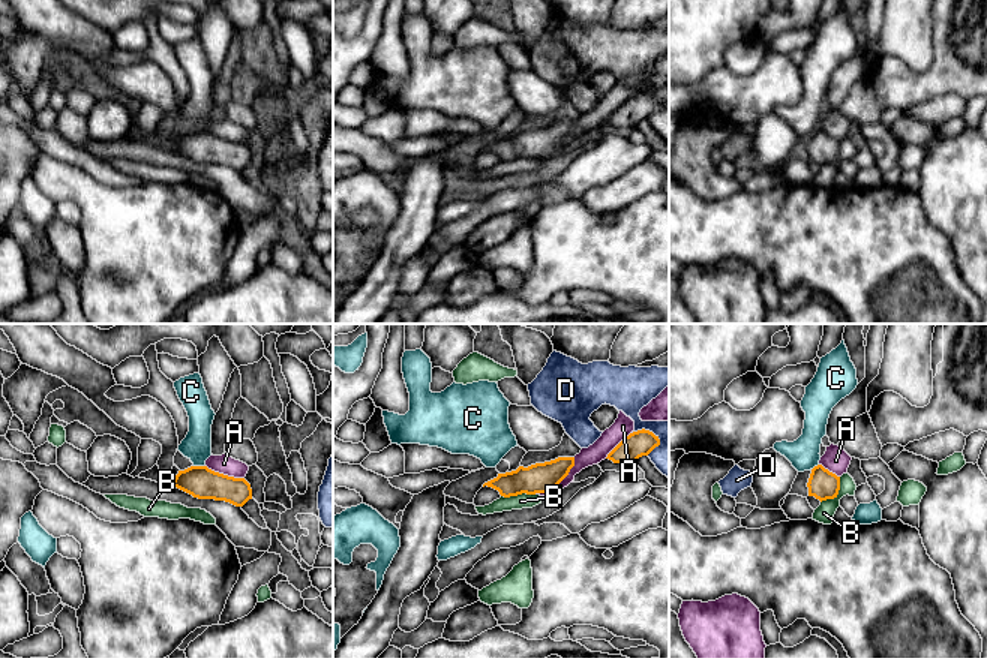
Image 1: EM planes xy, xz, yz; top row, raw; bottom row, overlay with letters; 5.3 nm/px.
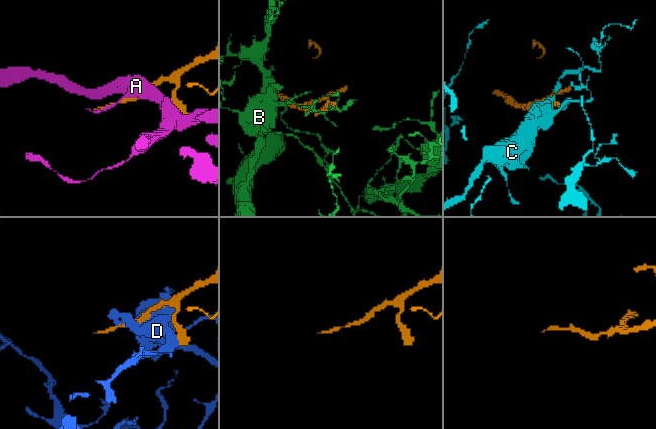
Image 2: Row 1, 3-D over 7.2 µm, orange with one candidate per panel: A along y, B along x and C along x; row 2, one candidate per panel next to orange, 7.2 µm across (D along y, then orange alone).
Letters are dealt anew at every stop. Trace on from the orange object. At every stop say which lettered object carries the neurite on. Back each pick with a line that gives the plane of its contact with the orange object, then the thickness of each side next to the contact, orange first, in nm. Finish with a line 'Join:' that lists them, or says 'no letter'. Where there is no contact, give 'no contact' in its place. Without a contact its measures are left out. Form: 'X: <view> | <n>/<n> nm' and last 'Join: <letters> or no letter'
Join: no letter

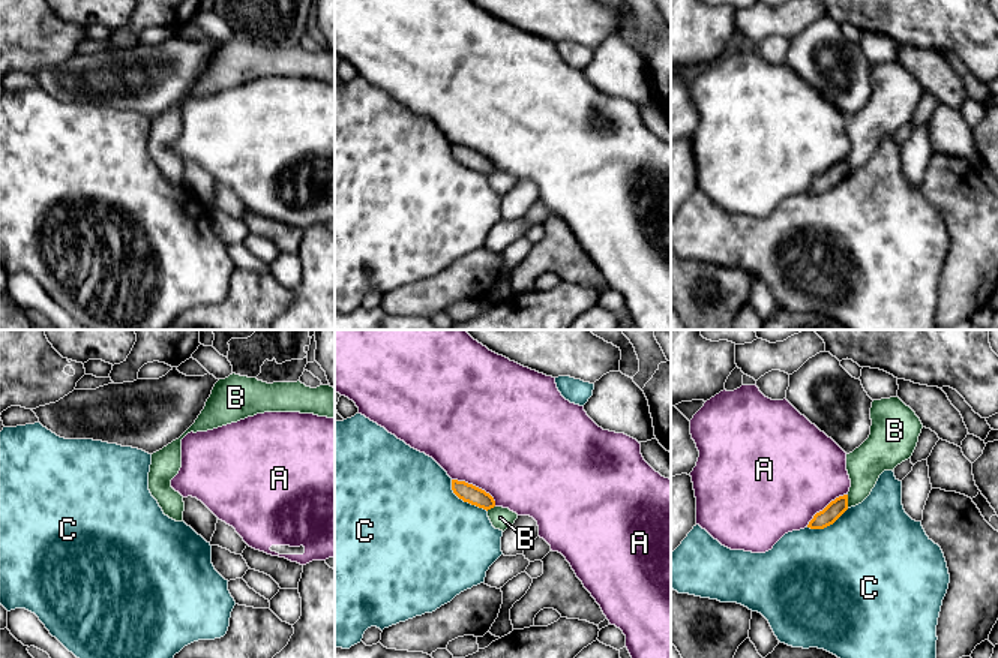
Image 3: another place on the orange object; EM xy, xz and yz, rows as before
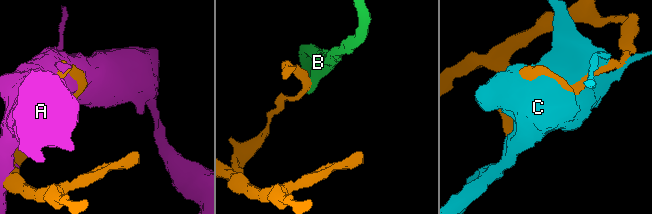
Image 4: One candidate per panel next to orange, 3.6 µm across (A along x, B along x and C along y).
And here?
Join: no letter

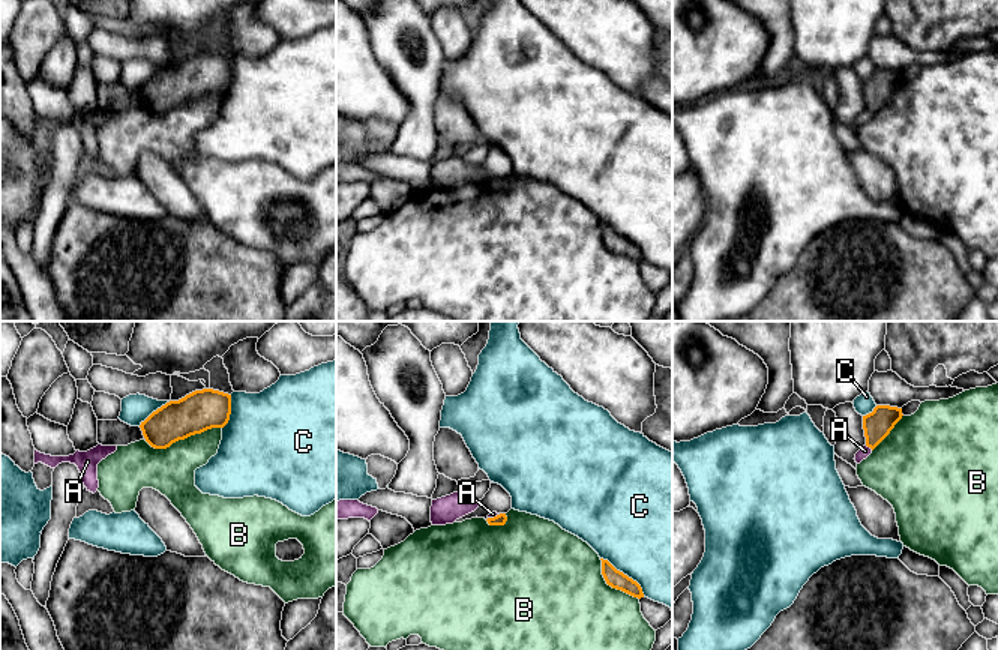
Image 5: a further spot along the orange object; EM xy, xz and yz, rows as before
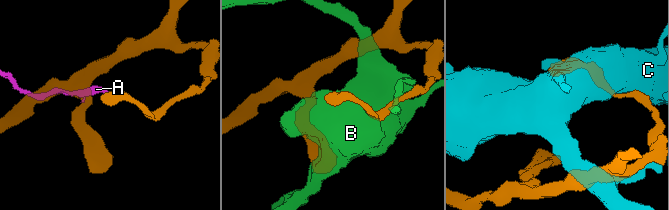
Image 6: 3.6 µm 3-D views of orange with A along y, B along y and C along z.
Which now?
Join: no letter

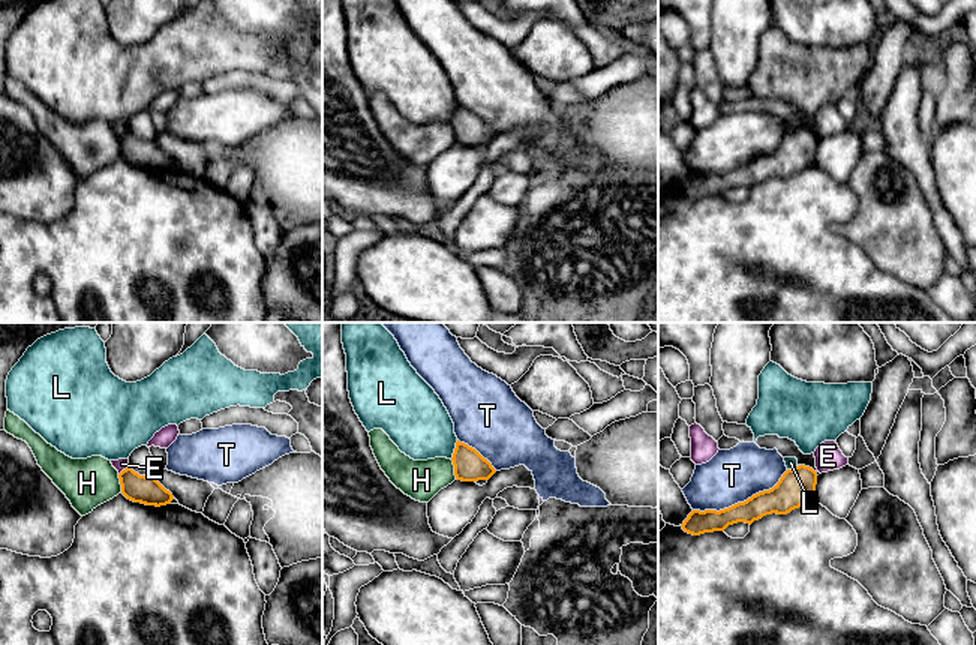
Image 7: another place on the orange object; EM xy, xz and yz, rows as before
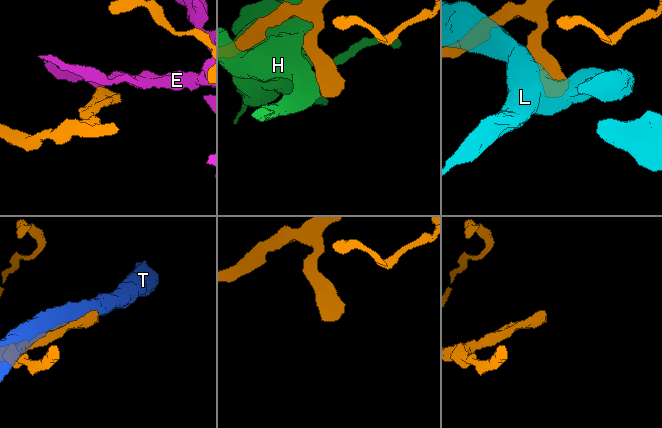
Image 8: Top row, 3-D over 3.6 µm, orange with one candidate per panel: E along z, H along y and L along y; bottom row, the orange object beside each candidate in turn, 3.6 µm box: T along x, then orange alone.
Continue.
Join: no letter

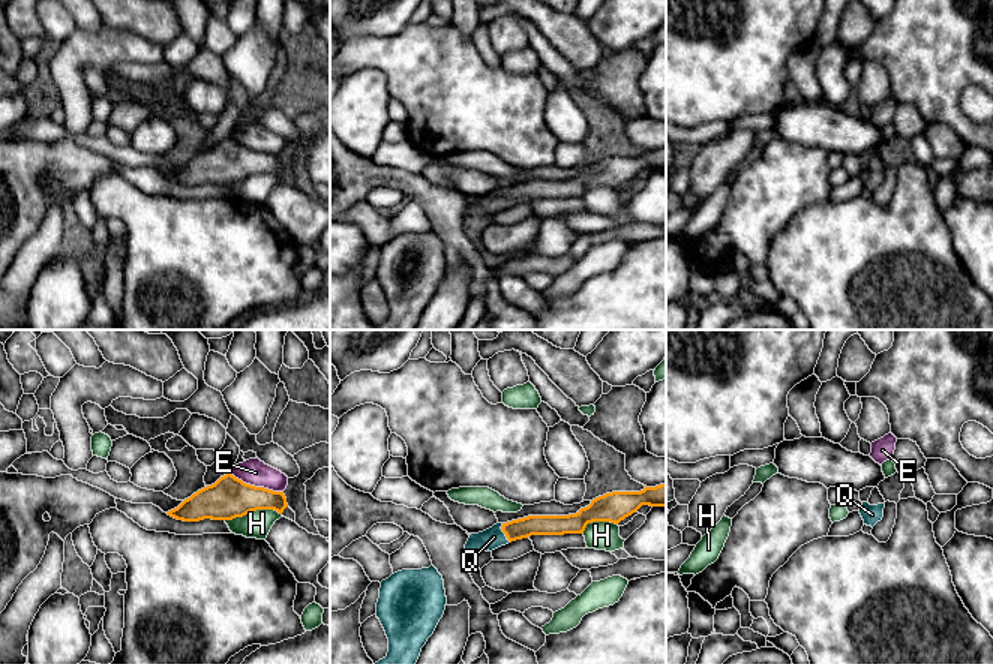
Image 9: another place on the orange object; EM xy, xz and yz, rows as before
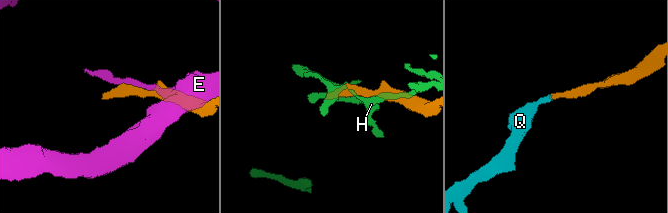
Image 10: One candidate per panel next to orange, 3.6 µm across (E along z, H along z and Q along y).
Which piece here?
Q: xz | 110/120 nm
Join: Q

